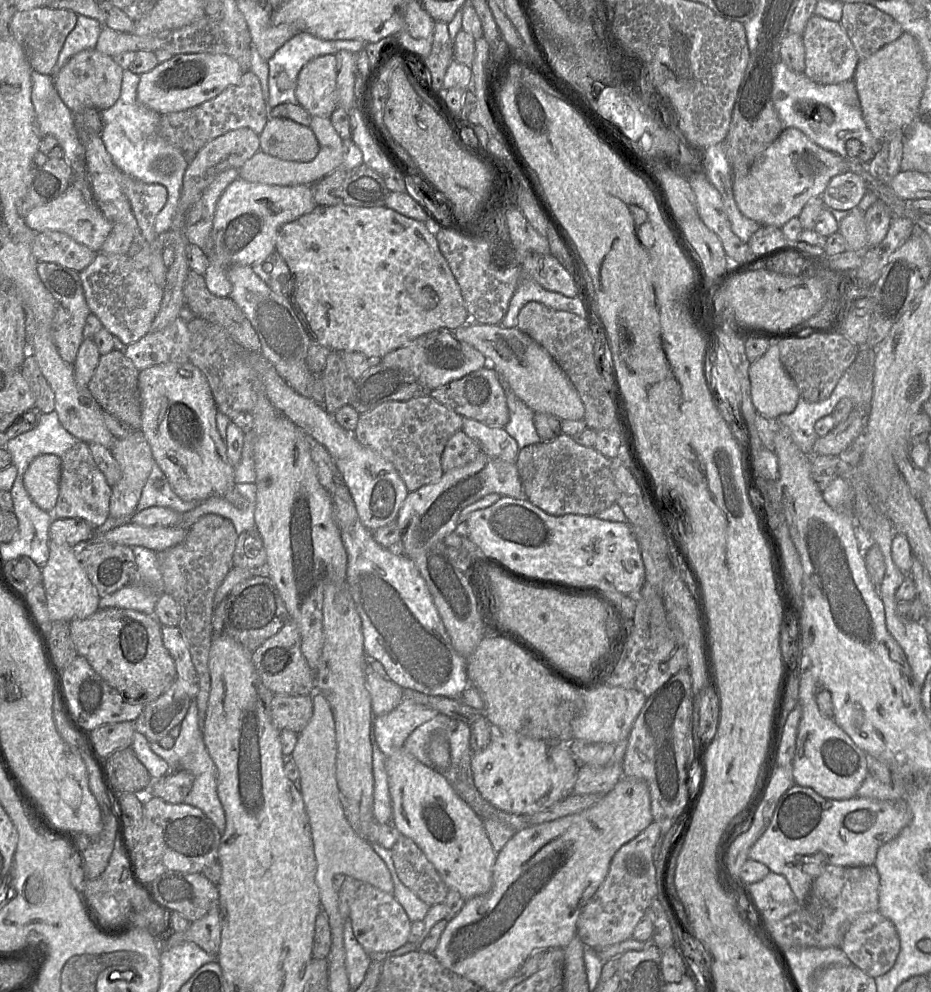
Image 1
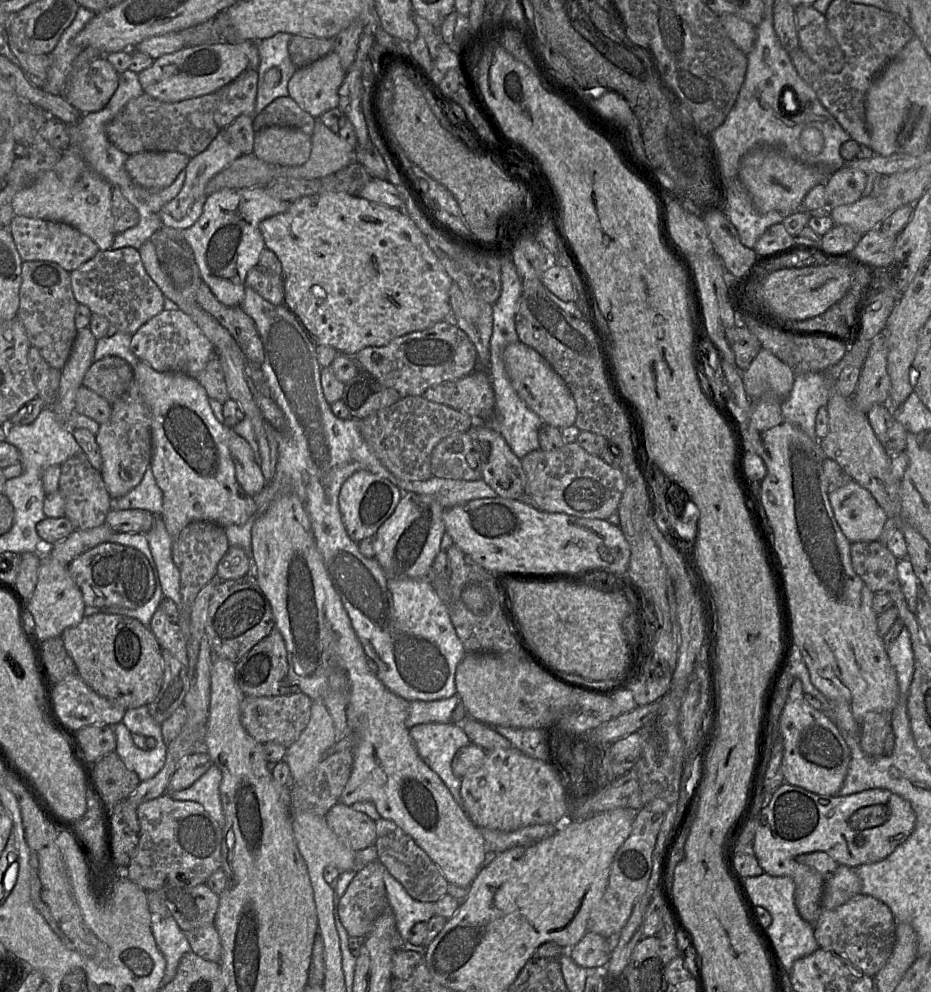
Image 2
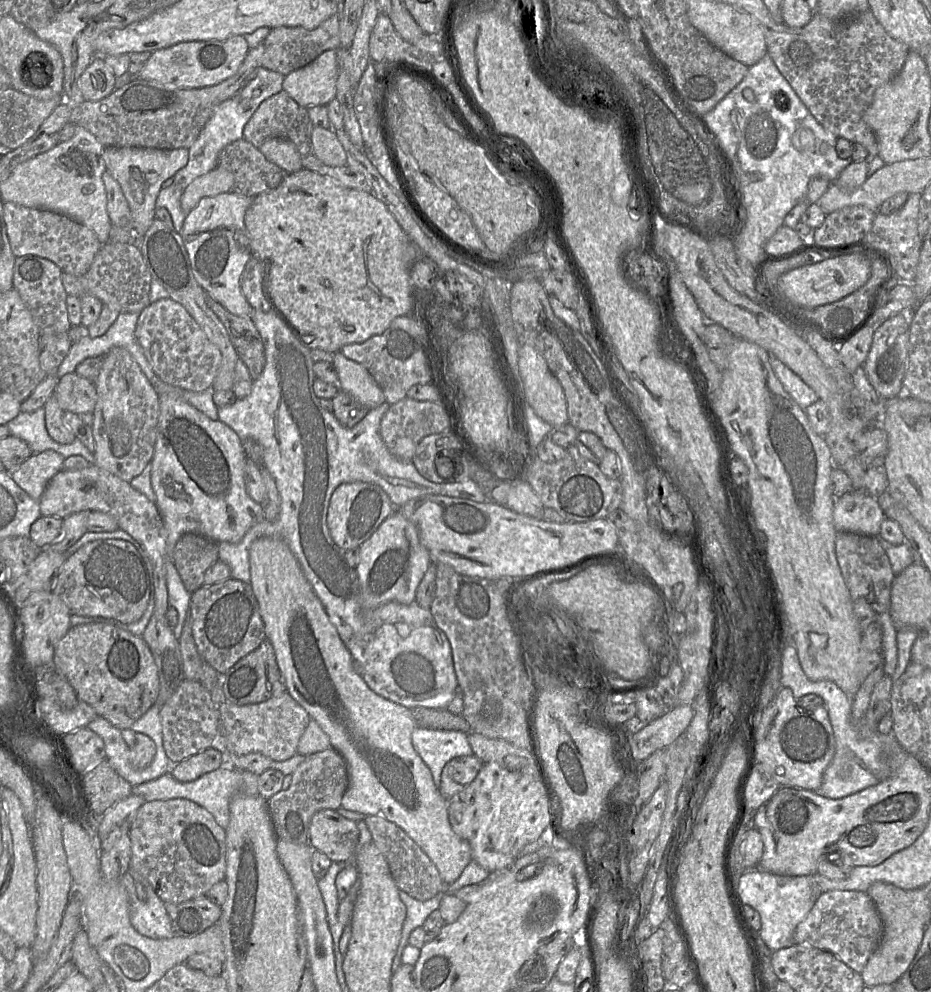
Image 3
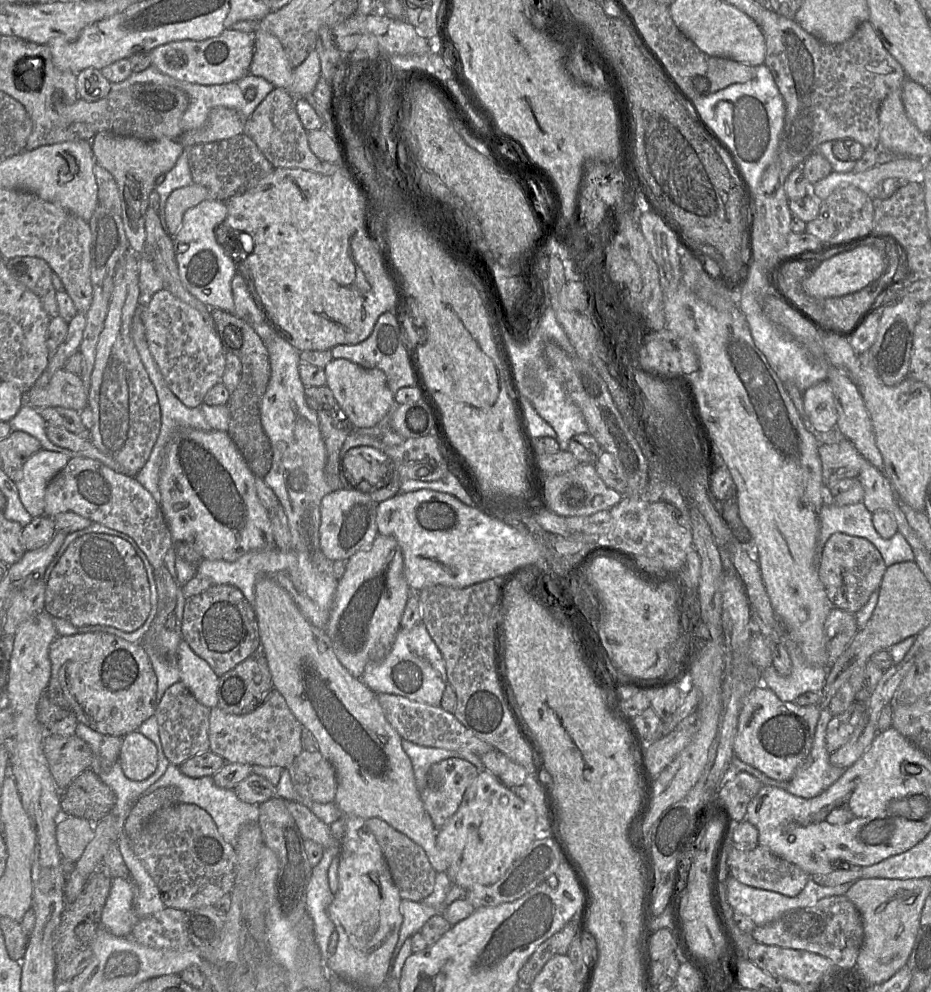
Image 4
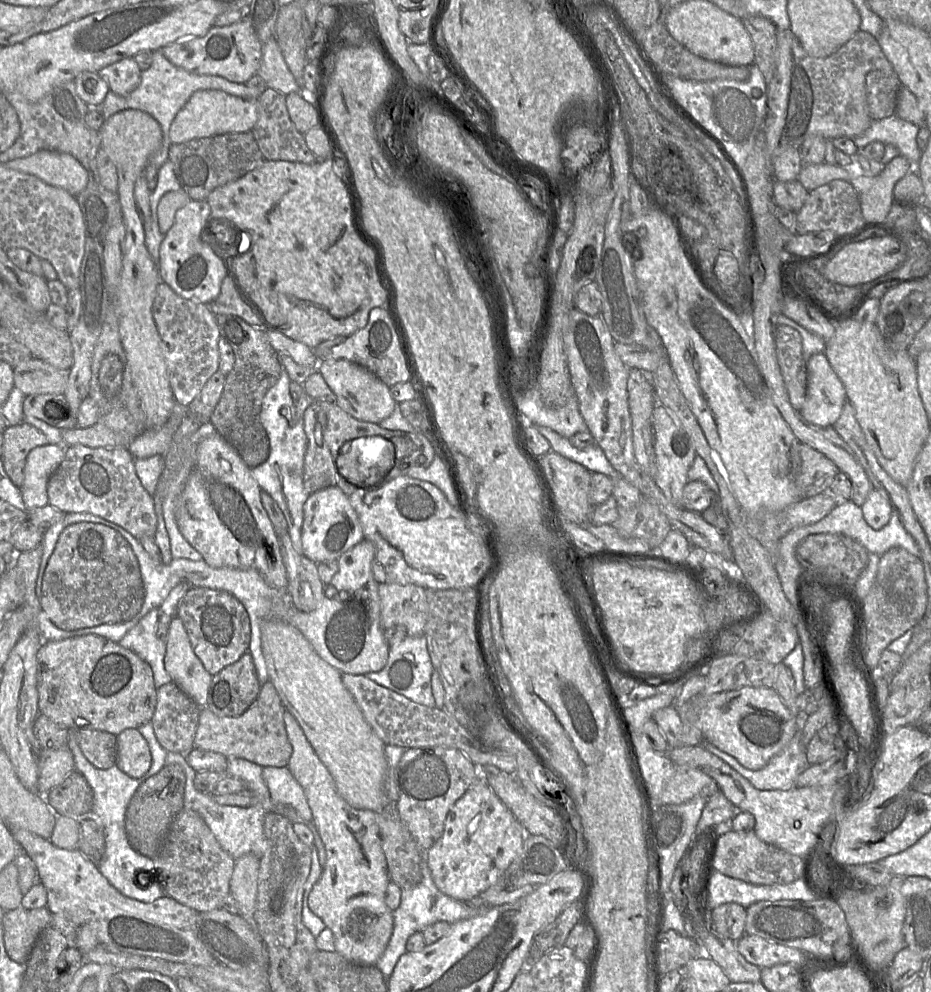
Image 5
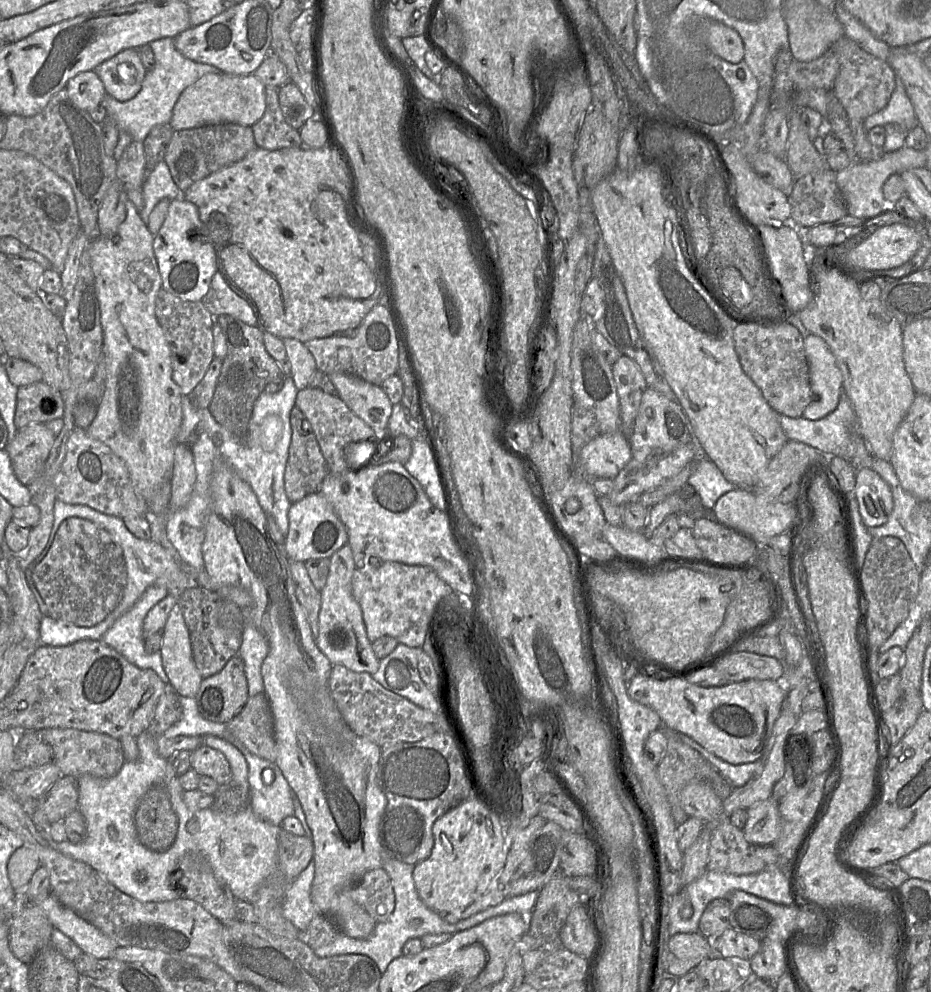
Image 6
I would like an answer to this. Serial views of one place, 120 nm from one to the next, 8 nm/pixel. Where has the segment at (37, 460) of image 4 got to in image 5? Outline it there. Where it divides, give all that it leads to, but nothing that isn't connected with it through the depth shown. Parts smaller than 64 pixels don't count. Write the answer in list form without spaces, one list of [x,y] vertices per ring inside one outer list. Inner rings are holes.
[[[64,445],[36,447],[28,454],[20,487],[27,511],[49,504],[48,481],[64,458]]]

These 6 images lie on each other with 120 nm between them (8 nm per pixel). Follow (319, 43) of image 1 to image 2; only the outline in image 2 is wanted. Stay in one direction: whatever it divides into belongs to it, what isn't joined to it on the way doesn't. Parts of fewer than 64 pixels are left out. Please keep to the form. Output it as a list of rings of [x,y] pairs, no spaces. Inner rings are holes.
[[[277,33],[257,43],[259,53],[258,91],[254,113],[257,115],[273,100],[286,97],[288,82],[298,69],[290,59],[288,45],[293,35]]]

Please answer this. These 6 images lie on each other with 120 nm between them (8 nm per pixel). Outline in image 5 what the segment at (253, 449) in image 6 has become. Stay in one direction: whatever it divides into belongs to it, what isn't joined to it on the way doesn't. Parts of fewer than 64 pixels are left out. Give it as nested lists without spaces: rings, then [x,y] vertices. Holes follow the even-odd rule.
[[[281,366],[279,379],[267,391],[261,408],[261,422],[267,433],[270,446],[269,457],[260,466],[250,468],[250,471],[261,491],[268,493],[283,512],[294,549],[298,554],[303,554],[303,507],[311,495],[303,485],[304,456],[307,449],[303,416],[314,399],[303,394],[297,401],[294,401],[289,390],[290,383],[287,371]]]

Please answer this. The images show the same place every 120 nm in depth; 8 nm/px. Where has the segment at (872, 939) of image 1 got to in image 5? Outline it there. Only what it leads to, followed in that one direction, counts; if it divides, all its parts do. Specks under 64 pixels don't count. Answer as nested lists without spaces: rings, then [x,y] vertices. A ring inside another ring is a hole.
[[[834,894],[812,901],[758,901],[746,908],[745,933],[797,948],[815,959],[843,961],[854,954],[845,914]]]

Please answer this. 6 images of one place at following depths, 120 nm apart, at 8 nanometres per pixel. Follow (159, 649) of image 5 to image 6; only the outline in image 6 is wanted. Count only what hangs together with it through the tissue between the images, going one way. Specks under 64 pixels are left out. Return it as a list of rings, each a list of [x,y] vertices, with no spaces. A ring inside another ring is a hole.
[[[155,584],[148,587],[136,603],[113,623],[102,636],[101,641],[122,655],[131,664],[141,669],[153,670],[164,683],[169,684],[167,674],[162,665],[160,651],[151,654],[145,651],[145,638],[143,637],[142,631],[143,622],[147,613],[167,595],[168,592],[164,585]]]

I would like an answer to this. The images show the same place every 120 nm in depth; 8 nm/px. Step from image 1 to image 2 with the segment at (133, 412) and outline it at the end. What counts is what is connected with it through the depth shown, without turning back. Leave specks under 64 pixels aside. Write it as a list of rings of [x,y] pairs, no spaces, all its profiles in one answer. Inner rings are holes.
[[[106,356],[95,361],[87,370],[83,385],[107,400],[116,402],[134,379],[134,369],[124,359]]]

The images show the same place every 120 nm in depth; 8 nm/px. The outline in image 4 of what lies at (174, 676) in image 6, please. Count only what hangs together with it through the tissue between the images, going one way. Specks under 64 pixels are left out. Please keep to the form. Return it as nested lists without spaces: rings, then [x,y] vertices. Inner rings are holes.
[[[181,639],[177,649],[180,682],[203,706],[217,706],[217,686],[219,677],[208,663],[196,655],[189,644]]]

